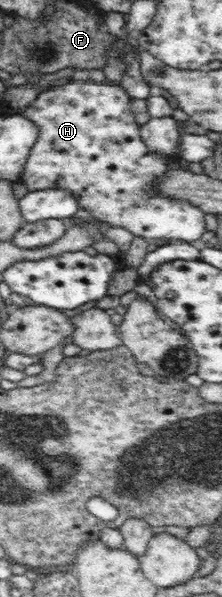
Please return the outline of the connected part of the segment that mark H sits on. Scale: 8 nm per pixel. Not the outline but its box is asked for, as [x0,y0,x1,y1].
[20,78,206,245]

